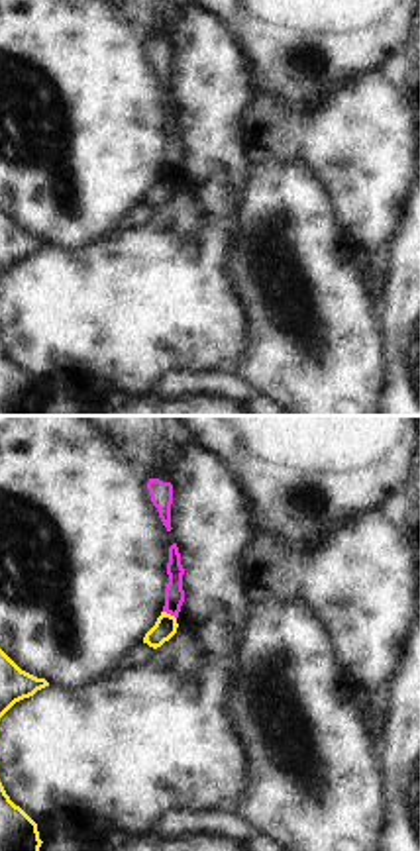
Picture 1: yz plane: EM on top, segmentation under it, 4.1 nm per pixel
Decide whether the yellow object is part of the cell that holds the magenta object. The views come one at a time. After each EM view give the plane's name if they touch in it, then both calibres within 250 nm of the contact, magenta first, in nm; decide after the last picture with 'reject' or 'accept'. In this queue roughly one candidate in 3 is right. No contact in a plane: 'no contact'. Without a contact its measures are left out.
yz | 80/90 nm

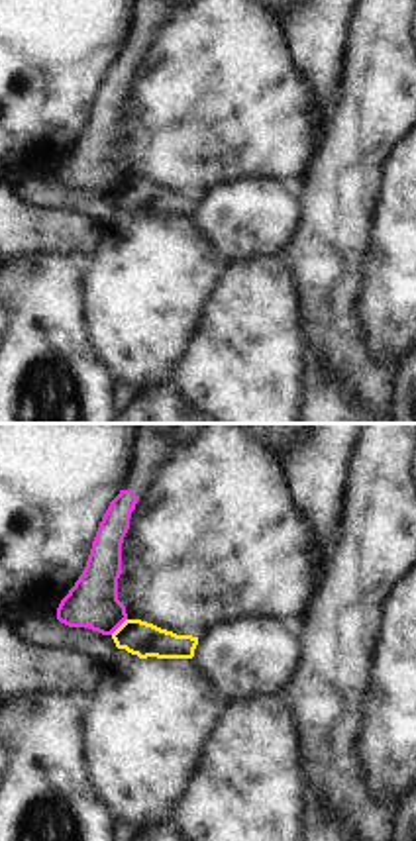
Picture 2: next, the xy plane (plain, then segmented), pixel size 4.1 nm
xy | 220/140 nm

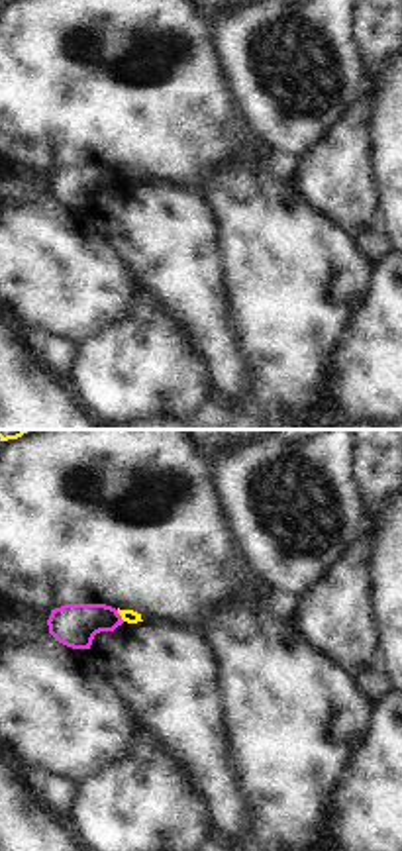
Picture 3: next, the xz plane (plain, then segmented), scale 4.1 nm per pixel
xz | 180/60 nm

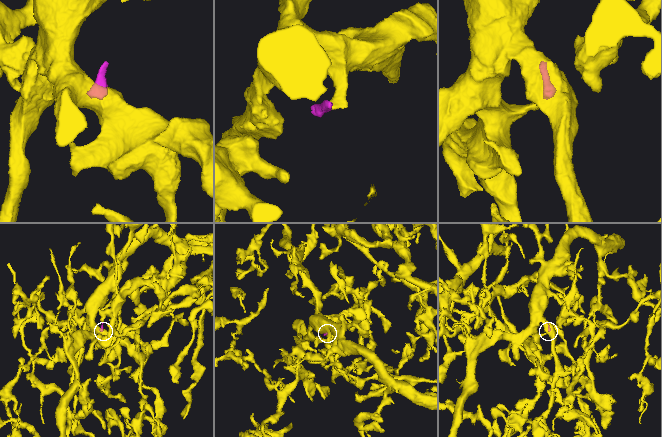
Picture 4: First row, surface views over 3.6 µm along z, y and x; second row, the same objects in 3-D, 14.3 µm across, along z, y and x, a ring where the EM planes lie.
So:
reject

